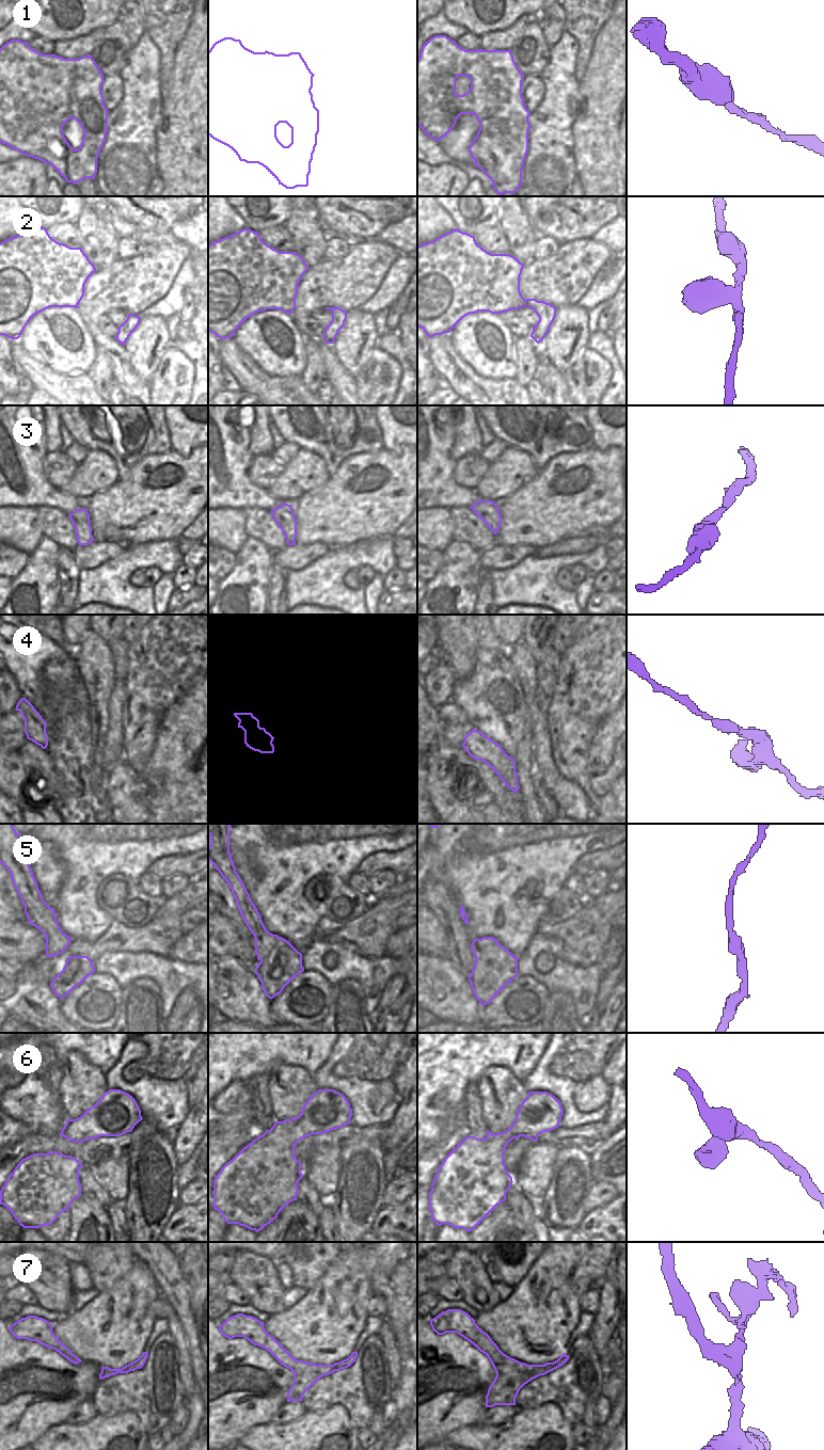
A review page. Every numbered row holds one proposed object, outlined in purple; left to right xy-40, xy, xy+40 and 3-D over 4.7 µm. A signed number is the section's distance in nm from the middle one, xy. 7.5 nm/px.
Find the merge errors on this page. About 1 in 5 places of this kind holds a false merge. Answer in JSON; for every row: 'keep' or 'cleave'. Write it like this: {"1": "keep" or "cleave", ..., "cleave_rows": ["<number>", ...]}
{"1": "keep", "2": "keep", "3": "keep", "4": "keep", "5": "keep", "6": "keep", "7": "keep", "cleave_rows": []}

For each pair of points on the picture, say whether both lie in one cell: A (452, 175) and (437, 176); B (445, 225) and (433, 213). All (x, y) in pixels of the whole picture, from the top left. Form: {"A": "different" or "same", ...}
{"A": "same", "B": "same"}

